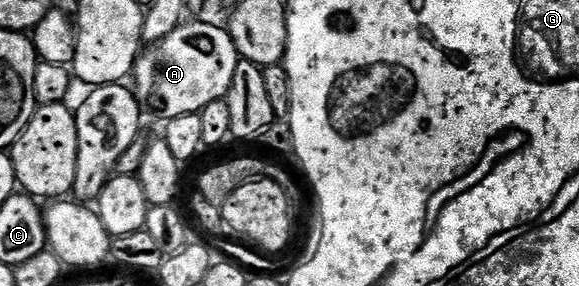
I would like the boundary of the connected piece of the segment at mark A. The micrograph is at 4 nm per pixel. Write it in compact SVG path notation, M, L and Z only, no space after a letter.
M195 20L180 24L173 34L165 34L155 44L147 44L140 51L133 73L133 91L140 105L152 108L164 121L181 114L202 113L203 108L224 99L233 86L233 74L241 59L230 31L218 28L218 23L202 24Z

